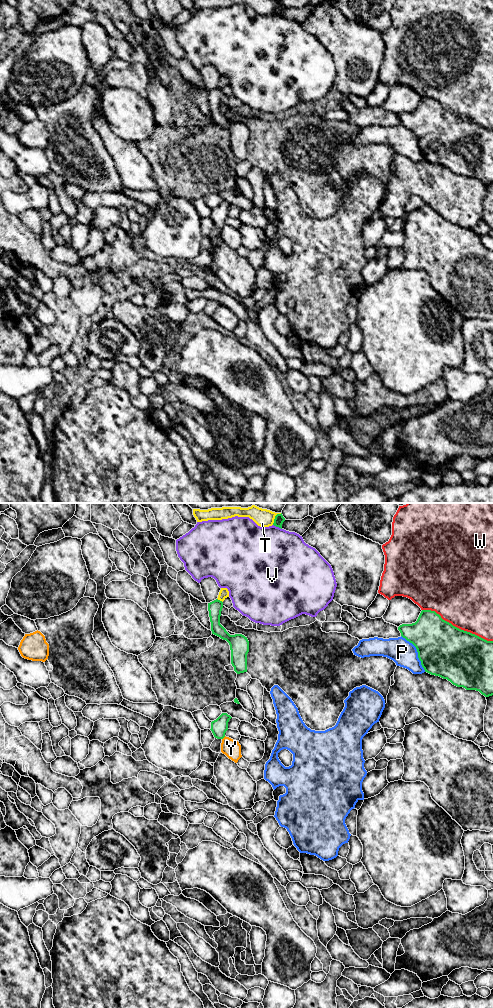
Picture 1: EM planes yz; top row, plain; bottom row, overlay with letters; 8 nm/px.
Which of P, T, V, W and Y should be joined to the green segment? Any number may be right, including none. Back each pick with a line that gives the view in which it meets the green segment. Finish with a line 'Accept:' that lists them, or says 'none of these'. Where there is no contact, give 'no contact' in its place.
Accept: none of these

